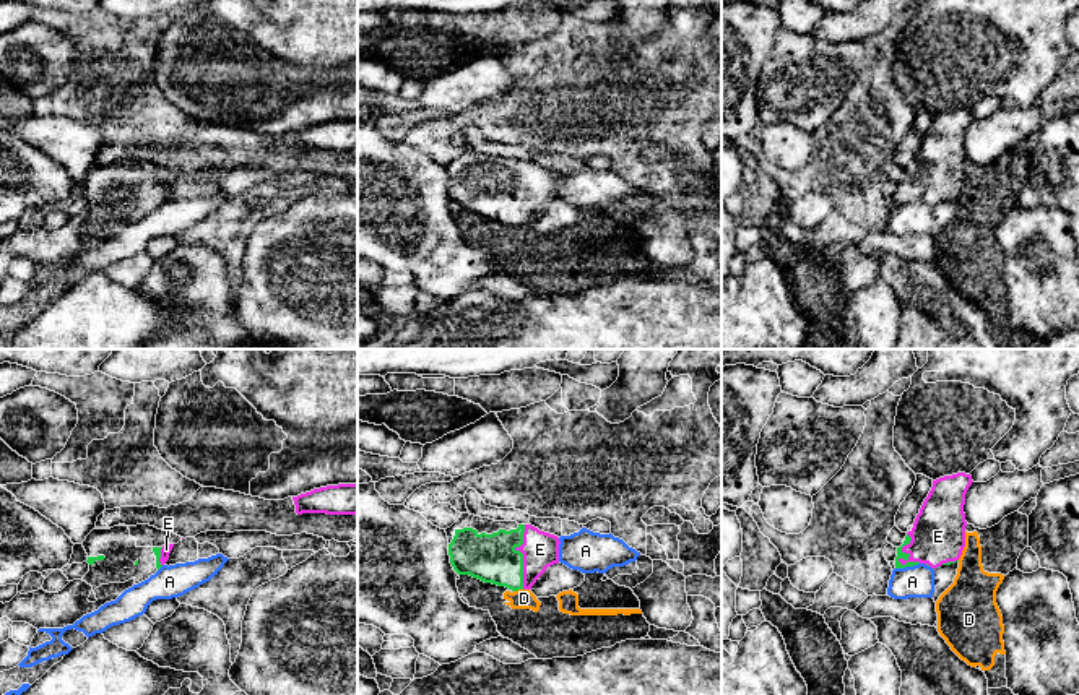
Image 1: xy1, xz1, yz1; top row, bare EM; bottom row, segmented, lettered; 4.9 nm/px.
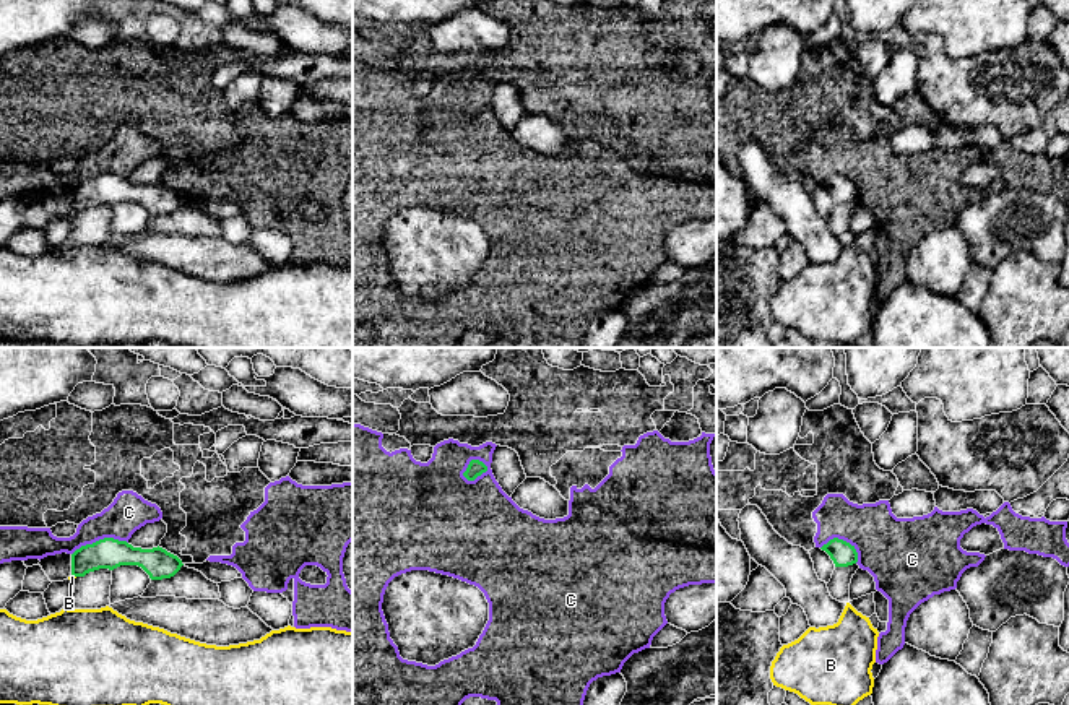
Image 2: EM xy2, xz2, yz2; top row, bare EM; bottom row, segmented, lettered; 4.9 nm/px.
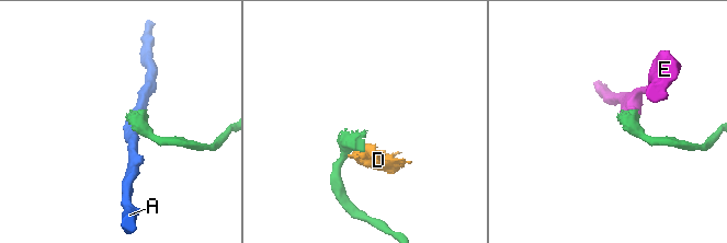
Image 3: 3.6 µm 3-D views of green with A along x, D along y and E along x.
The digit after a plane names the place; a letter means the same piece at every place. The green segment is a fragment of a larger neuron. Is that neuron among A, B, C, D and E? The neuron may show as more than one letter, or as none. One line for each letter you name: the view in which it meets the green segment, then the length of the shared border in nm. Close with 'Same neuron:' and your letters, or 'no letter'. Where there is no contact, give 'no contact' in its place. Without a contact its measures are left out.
E: xz1 | 320 nm
Same neuron: E

